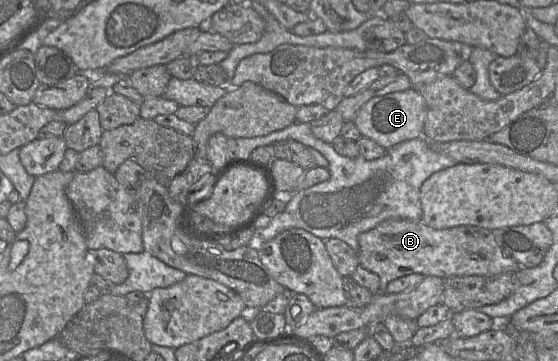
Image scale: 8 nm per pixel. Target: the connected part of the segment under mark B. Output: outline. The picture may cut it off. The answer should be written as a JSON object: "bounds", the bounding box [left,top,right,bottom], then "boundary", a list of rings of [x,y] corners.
{"bounds":[358,219,524,293],"boundary":[[[391,219],[359,234],[358,244],[359,264],[379,276],[381,293],[386,293],[390,281],[414,273],[446,279],[473,275],[490,277],[524,268],[504,255],[491,230],[472,225],[434,229],[422,220]]]}

